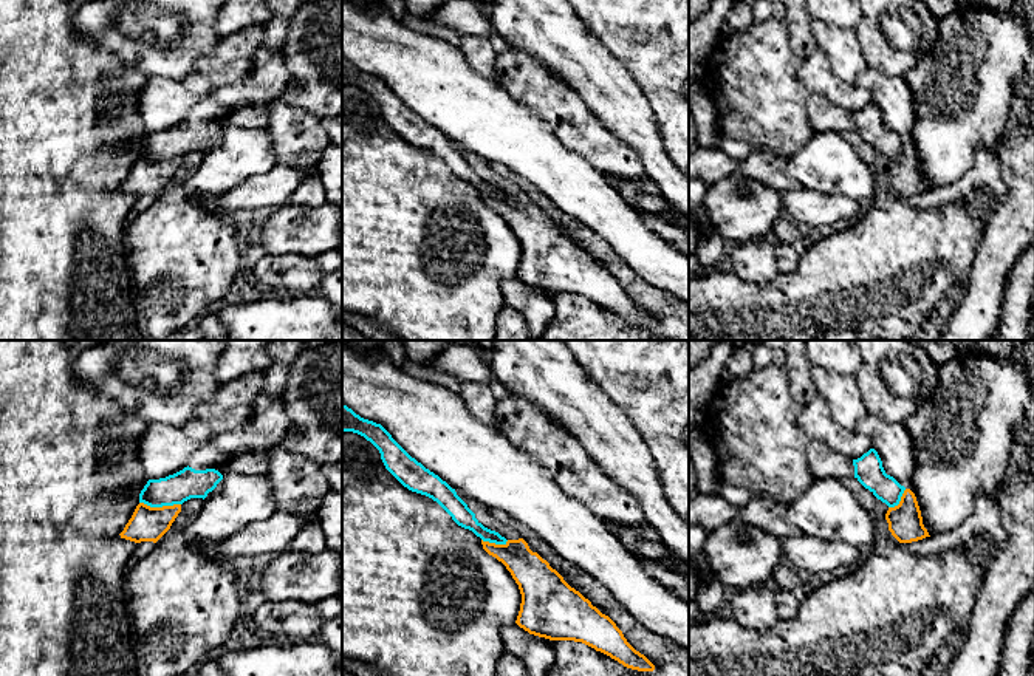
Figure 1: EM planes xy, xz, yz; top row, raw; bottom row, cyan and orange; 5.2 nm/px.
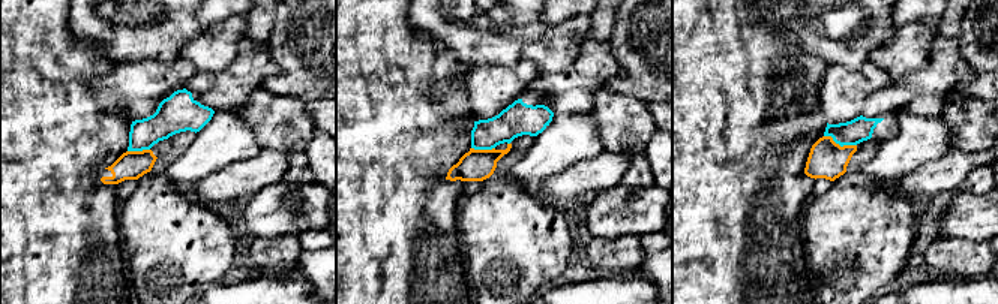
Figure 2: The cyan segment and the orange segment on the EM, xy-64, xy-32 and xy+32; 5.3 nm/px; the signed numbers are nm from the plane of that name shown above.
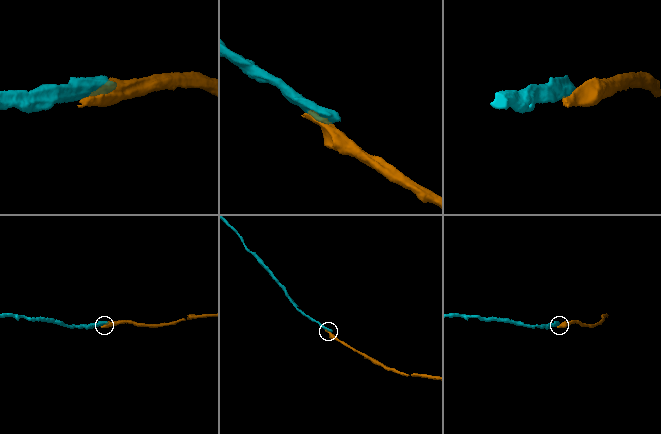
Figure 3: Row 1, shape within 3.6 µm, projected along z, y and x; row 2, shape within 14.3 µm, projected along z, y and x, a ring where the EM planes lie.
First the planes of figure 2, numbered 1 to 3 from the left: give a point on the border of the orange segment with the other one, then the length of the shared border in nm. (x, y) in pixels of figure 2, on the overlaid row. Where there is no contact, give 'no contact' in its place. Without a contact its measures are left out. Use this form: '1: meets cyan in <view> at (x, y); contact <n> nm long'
1: meets cyan in xy-64 at (138, 150); contact 120 nm long
2: meets cyan in xy-32 at (483, 149); contact 130 nm long
3: meets cyan in xy+32 at (841, 146); contact 190 nm long

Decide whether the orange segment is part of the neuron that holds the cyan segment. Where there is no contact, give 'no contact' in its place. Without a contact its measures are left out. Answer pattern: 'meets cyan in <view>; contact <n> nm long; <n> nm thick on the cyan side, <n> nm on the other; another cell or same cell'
meets cyan in xy; contact 220 nm long; 160 nm thick on the cyan side, 180 nm on the other; another cell

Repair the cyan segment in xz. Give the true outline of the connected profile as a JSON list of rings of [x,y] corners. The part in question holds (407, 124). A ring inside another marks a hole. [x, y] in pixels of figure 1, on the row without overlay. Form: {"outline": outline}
{"outline": [[[342,57],[342,85],[353,85],[370,94],[379,104],[385,122],[404,141],[437,155],[458,179],[472,184],[483,195],[506,198],[505,190],[475,172],[455,142],[412,111],[381,77],[361,71]]]}

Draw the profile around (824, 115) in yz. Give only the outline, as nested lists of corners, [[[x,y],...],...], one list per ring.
[[[811,94],[808,118],[816,133],[833,131],[842,135],[854,131],[853,113],[836,105],[823,94]]]

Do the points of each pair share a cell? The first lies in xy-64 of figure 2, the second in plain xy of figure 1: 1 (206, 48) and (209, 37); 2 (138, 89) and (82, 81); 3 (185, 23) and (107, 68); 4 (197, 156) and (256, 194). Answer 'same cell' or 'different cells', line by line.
1: different cells
2: different cells
3: different cells
4: different cells

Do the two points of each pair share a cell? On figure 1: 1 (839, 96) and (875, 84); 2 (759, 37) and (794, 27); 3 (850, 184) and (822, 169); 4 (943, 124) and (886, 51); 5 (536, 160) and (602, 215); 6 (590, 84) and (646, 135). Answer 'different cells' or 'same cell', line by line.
1: different cells
2: different cells
3: same cell
4: different cells
5: same cell
6: same cell

